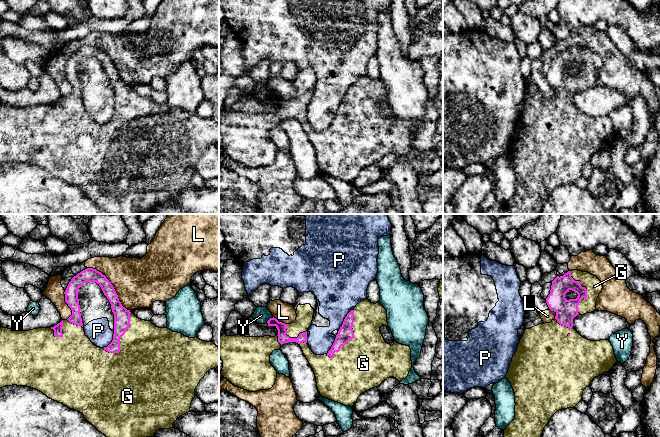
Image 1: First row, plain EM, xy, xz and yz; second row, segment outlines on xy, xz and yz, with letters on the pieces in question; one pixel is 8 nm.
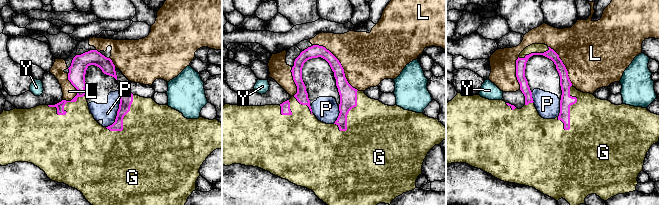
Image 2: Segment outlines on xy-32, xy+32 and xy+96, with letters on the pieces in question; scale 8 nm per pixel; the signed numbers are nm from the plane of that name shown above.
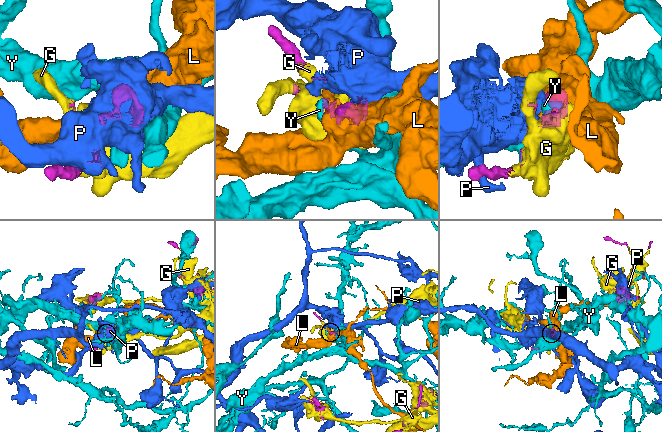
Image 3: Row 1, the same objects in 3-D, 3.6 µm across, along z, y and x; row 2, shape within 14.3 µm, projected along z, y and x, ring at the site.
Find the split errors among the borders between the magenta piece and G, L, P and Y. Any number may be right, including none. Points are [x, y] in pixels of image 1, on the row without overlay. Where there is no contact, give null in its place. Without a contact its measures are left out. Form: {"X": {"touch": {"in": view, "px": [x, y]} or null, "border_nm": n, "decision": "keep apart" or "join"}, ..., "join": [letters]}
{"G": {"touch": {"in": "xz", "px": [353, 112]}, "border_nm": 440, "decision": "join"}, "L": {"touch": {"in": "xy", "px": [116, 70]}, "border_nm": 360, "decision": "keep apart"}, "P": {"touch": {"in": "xz", "px": [344, 96]}, "border_nm": 220, "decision": "keep apart"}, "Y": {"touch": {"in": "xz", "px": [269, 95]}, "border_nm": 80, "decision": "keep apart"}, "join": ["G"]}

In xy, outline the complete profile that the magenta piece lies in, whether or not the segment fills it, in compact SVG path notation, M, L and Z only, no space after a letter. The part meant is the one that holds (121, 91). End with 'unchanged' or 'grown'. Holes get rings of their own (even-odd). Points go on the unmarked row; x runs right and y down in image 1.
M87 44L74 52L64 70L72 91L54 103L29 107L0 104L0 164L17 161L36 165L48 174L82 189L107 214L154 213L159 205L172 204L180 192L190 187L200 156L210 145L219 143L219 123L213 118L189 114L137 94L122 82L111 58L96 45ZM87 58L96 58L101 63L114 90L113 116L104 124L94 121L84 108L78 66Z | grown

